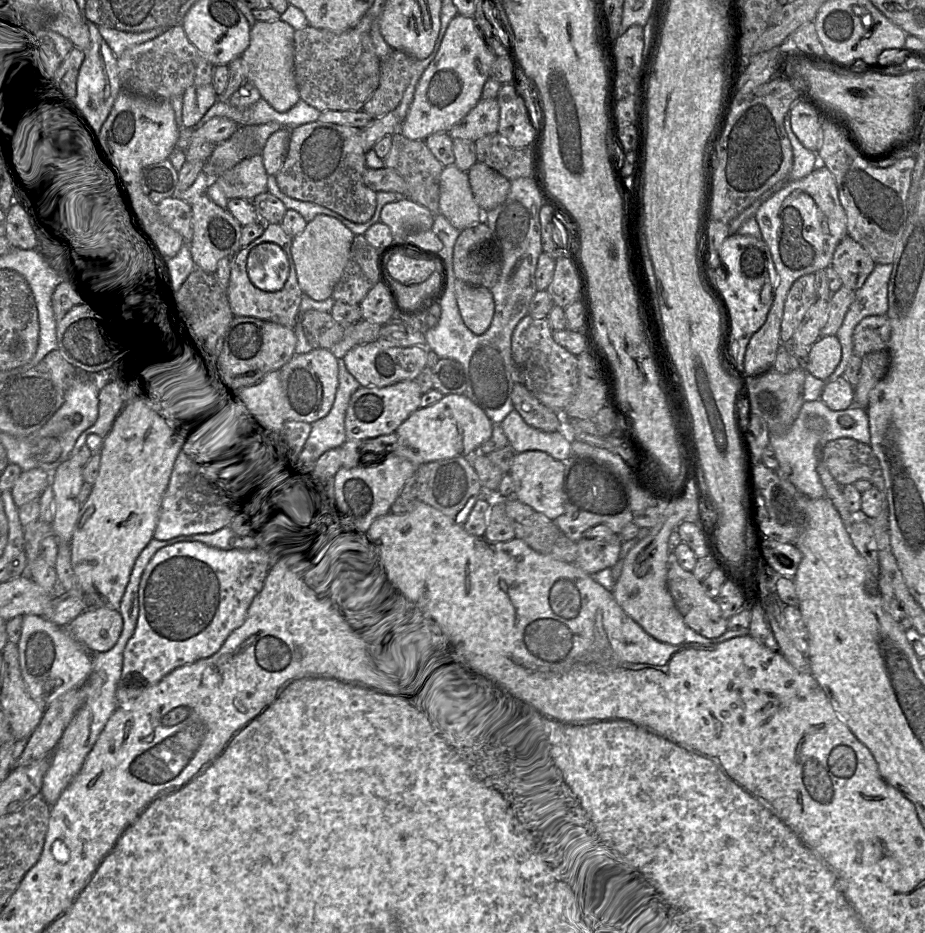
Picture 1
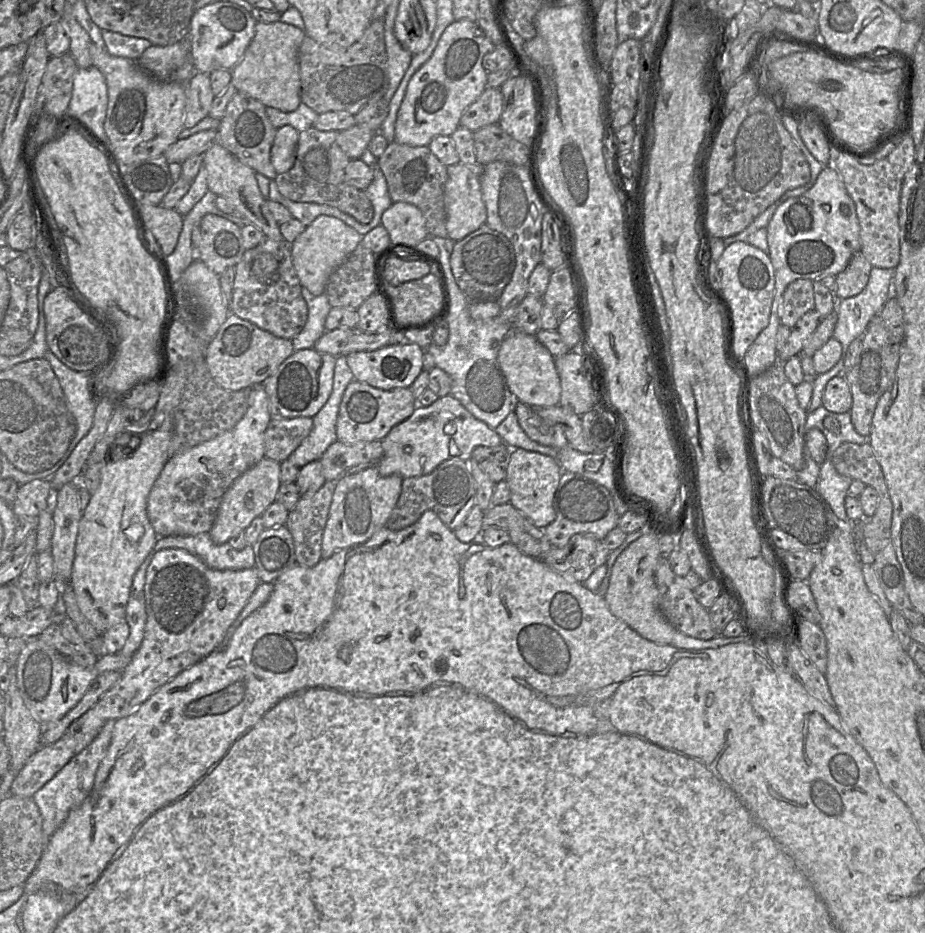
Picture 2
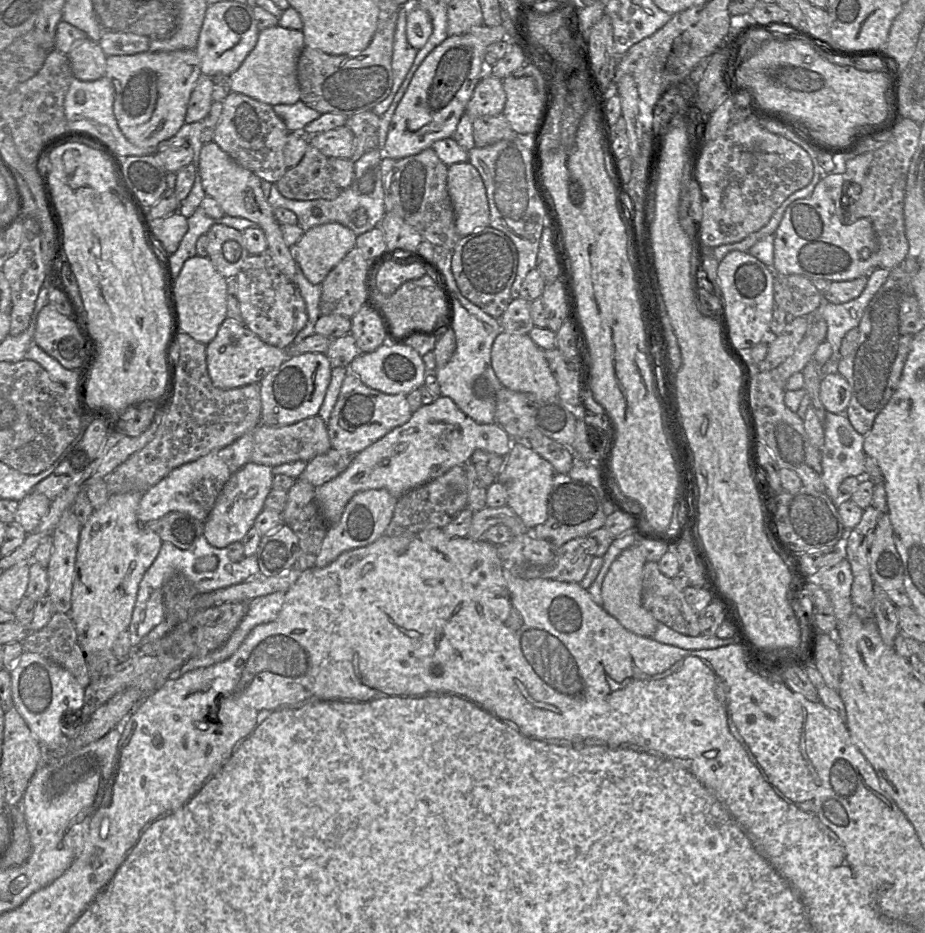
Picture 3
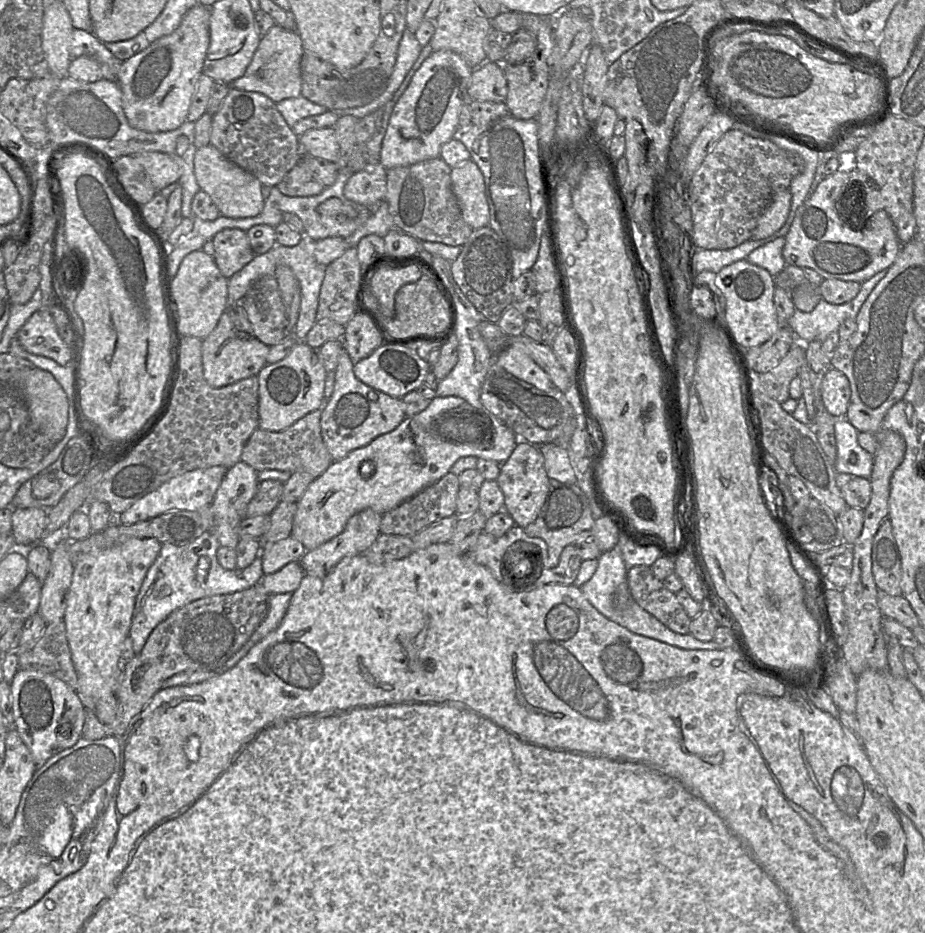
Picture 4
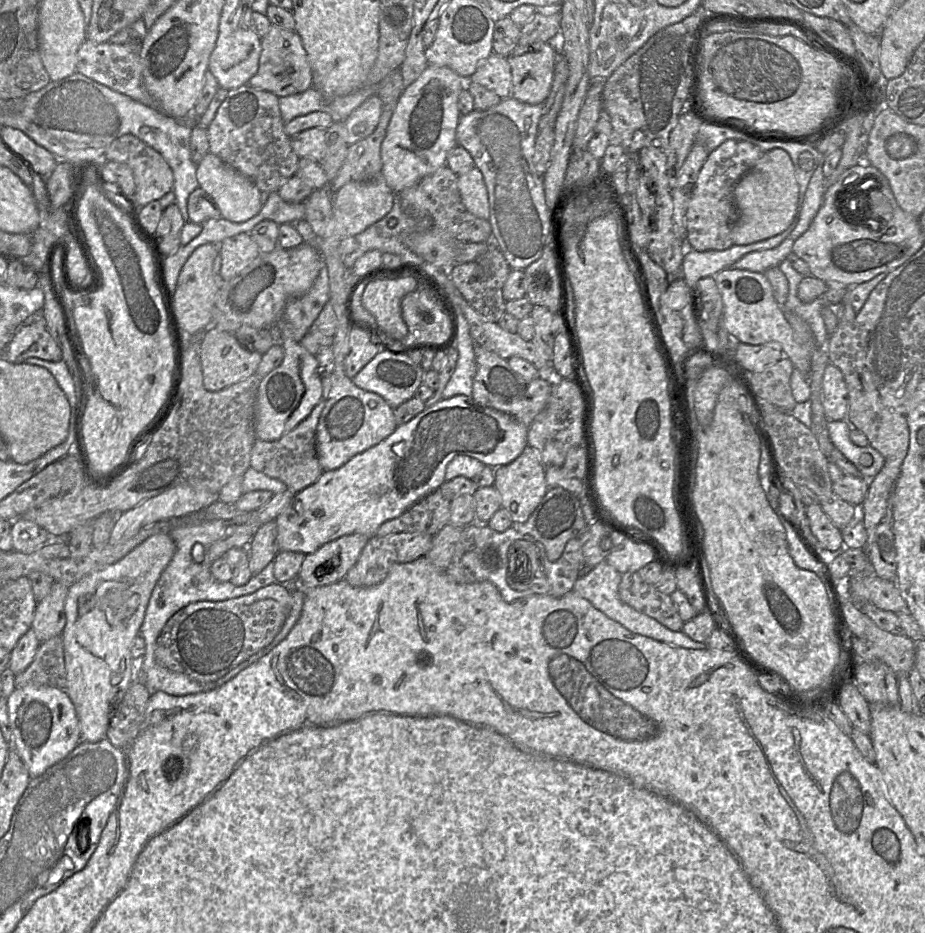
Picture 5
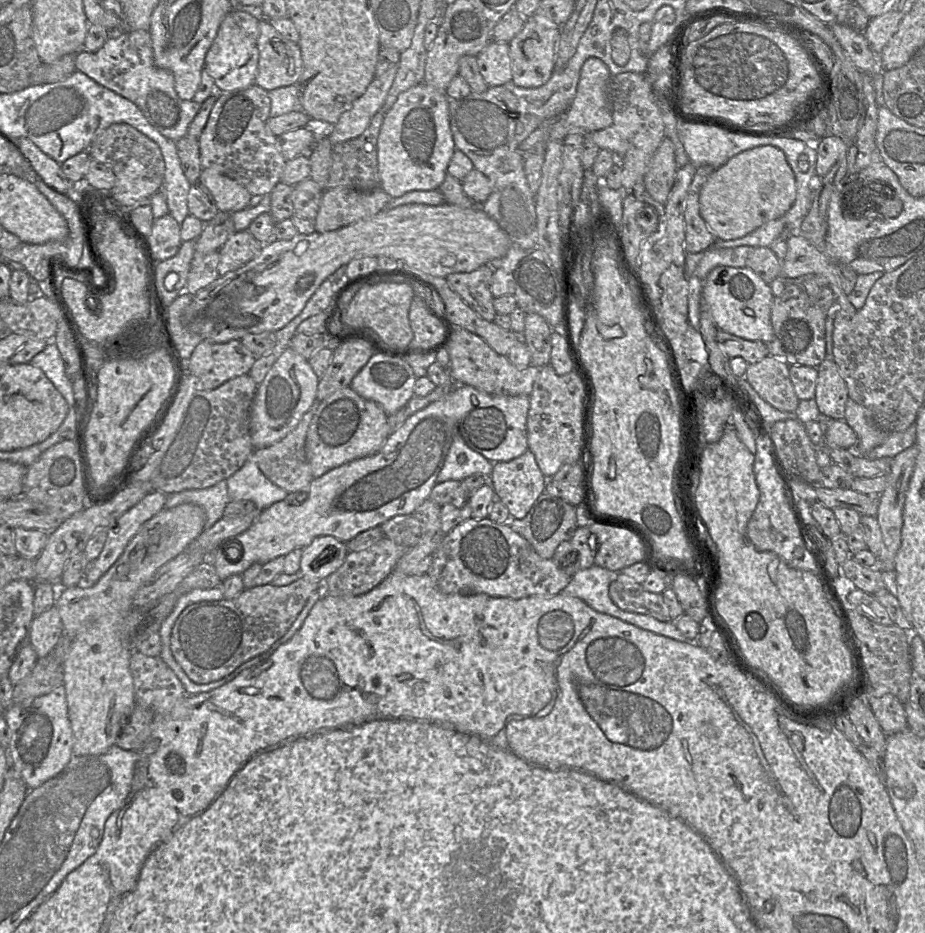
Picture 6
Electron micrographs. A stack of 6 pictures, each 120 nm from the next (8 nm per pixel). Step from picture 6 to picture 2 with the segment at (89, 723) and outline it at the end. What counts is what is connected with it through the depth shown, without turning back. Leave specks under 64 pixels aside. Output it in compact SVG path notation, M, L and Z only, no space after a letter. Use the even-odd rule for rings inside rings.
M174 414L154 430L141 434L121 433L113 447L129 445L133 452L117 461L105 460L100 469L99 487L81 515L69 582L82 614L99 633L126 621L133 577L158 538L147 516L147 499L169 459L173 426Z

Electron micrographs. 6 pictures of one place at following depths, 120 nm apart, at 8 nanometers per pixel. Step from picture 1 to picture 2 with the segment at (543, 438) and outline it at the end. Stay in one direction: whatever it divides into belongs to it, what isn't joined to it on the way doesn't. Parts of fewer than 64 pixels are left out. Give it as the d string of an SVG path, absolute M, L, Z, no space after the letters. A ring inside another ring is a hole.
M511 411L494 430L509 448L522 448L558 459L561 449L544 446L531 440L520 427L514 411Z

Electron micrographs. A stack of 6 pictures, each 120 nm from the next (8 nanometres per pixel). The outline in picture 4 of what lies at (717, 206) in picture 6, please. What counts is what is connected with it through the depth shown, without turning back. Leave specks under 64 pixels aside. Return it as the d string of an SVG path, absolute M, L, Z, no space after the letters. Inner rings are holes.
M789 189L777 191L770 204L758 219L752 231L751 239L759 240L776 233L785 223L791 206L791 192Z

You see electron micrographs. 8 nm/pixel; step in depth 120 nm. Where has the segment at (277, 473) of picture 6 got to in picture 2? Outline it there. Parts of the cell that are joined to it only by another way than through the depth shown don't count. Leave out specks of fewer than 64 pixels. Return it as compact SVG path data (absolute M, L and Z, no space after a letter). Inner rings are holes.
M313 418L272 419L265 432L265 458L282 463L297 449L313 428Z

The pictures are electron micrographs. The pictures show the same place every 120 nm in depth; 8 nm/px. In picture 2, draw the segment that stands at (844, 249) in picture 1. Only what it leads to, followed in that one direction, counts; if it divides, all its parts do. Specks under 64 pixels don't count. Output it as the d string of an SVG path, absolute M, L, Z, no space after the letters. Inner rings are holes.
M861 251L855 252L846 268L838 273L836 278L836 292L838 299L850 298L858 295L866 287L872 265Z

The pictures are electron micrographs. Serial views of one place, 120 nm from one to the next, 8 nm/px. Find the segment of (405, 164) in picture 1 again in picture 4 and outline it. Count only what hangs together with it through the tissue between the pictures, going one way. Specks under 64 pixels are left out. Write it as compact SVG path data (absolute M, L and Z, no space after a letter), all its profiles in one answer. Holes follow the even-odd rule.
M437 157L387 170L385 201L396 229L420 242L438 242L449 246L462 246L467 242L473 229L463 220L452 191L451 169L441 157Z

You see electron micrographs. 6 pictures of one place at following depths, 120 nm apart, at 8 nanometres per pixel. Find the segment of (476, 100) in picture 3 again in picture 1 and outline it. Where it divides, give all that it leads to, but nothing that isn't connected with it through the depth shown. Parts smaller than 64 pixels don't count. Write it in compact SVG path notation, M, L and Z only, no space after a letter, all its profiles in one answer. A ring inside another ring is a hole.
M480 99L449 131L452 139L468 139L473 142L496 133L499 124L499 104L497 99Z

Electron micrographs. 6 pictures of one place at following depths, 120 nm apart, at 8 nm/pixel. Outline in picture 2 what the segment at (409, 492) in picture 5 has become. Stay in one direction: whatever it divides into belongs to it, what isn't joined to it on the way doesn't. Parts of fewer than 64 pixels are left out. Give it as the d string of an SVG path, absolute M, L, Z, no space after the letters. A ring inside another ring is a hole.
M448 394L429 406L417 406L409 418L395 425L382 440L384 455L376 466L382 476L396 474L403 479L422 476L430 474L446 460L469 460L472 451L478 446L495 447L501 443L503 441L494 429L475 418L456 398Z

